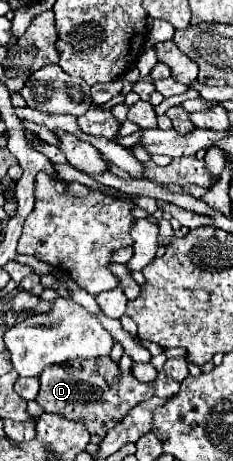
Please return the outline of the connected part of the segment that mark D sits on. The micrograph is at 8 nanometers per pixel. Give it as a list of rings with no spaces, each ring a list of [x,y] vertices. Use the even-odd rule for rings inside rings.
[[[76,358],[76,362],[62,362],[60,366],[50,366],[40,374],[40,392],[36,396],[36,402],[46,412],[62,414],[74,422],[84,422],[90,434],[106,434],[106,430],[114,428],[120,418],[124,418],[136,404],[152,396],[168,398],[176,394],[186,376],[186,358],[166,360],[154,384],[142,384],[130,372],[120,372],[118,364],[110,358]]]

